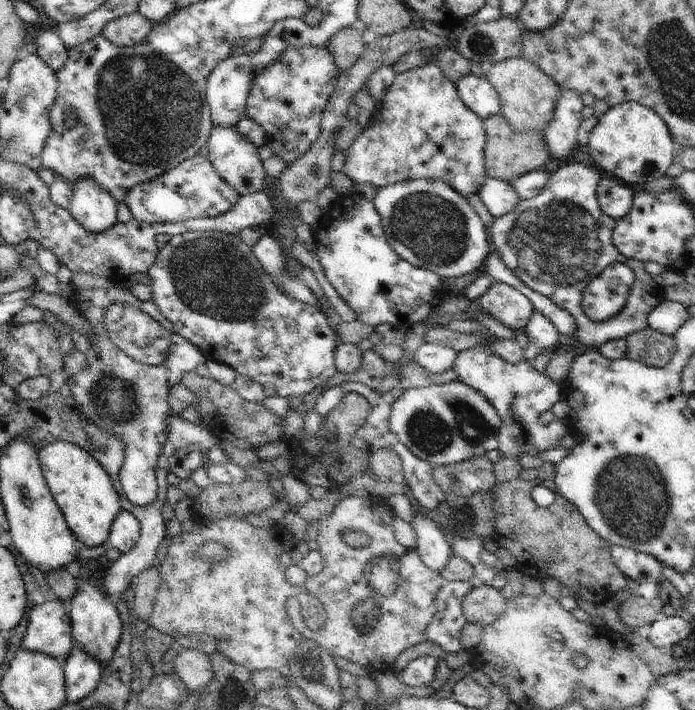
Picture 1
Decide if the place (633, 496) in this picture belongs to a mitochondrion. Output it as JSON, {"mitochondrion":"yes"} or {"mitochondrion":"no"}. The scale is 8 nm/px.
{"mitochondrion":"yes"}

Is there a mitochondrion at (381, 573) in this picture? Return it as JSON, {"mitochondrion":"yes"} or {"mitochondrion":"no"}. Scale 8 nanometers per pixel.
{"mitochondrion":"yes"}

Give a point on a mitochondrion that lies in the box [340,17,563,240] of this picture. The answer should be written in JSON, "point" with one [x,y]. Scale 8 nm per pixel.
{"point":[481,45]}

